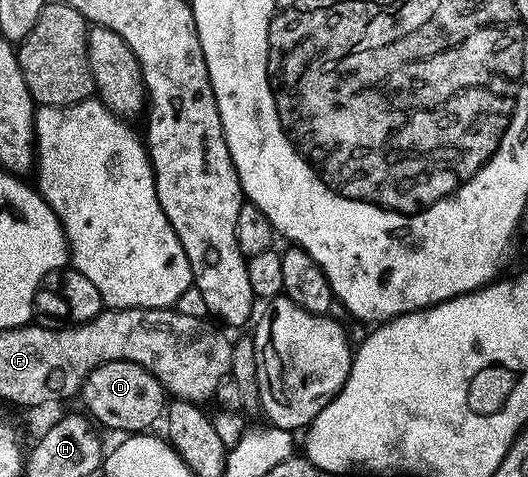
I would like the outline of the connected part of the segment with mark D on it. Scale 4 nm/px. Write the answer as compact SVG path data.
M112 361L92 369L82 383L81 399L91 420L121 433L149 432L153 428L150 426L163 418L168 406L168 393L160 381L148 369L128 361Z

